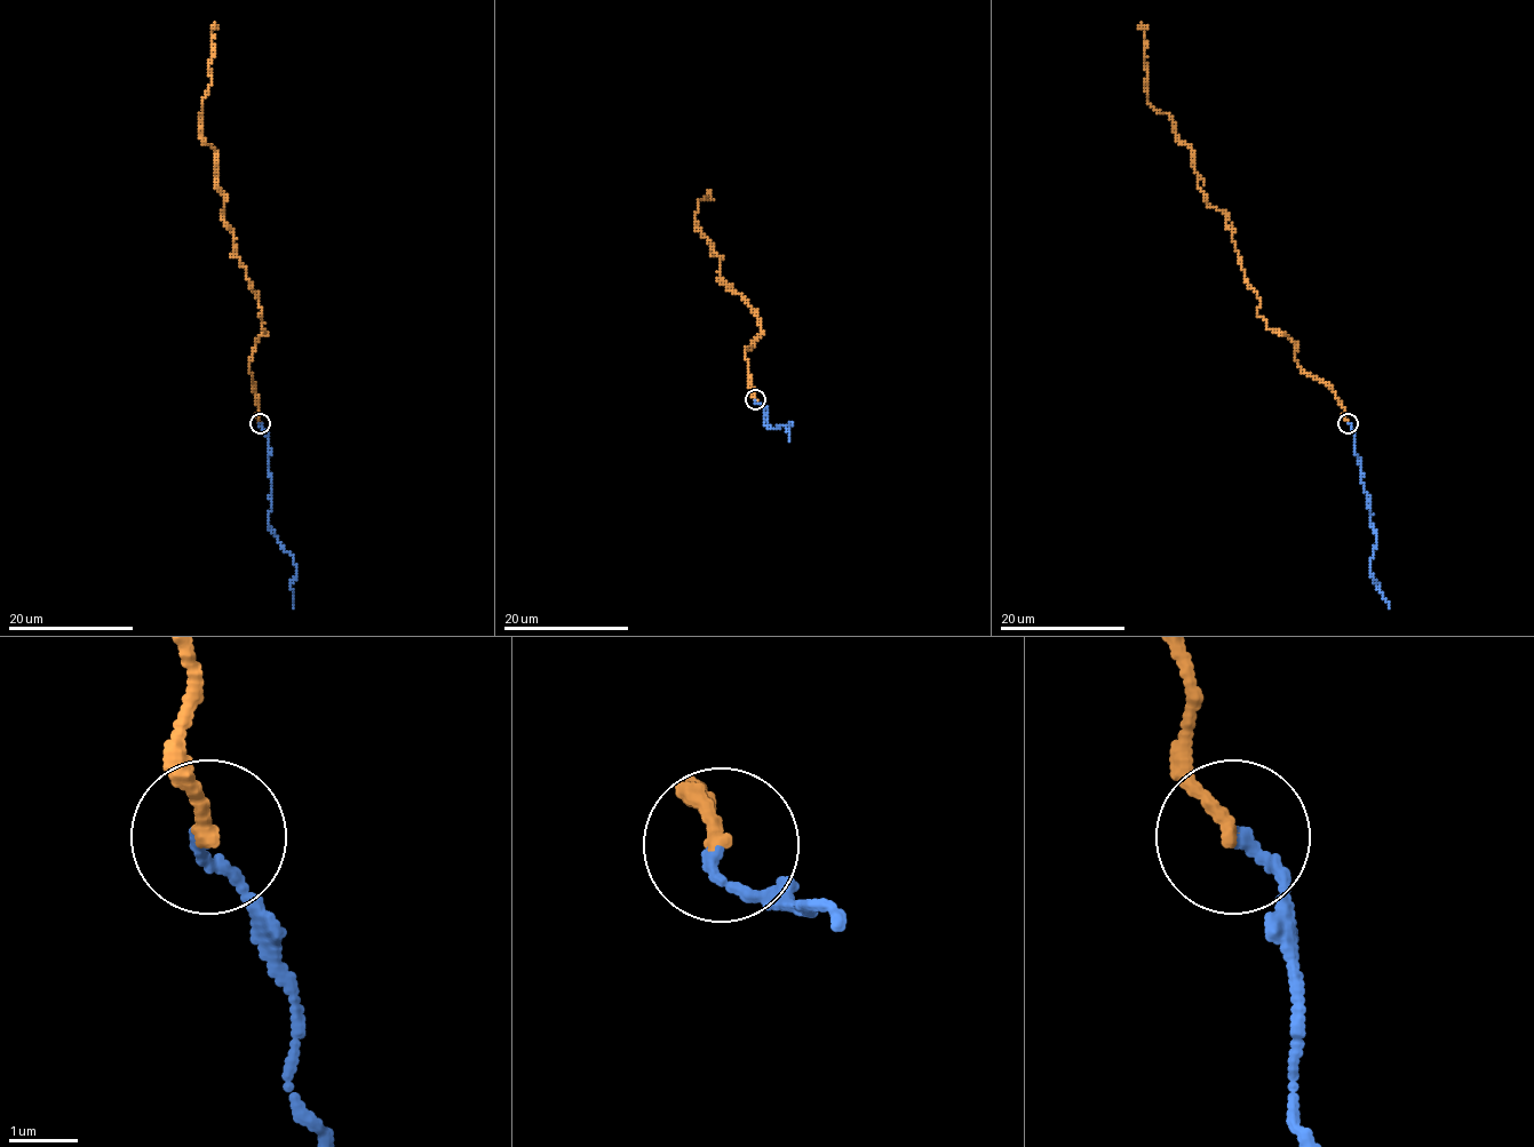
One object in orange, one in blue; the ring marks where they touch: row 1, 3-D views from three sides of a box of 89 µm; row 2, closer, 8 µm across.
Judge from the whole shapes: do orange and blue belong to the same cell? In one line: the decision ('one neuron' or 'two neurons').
one neuron

